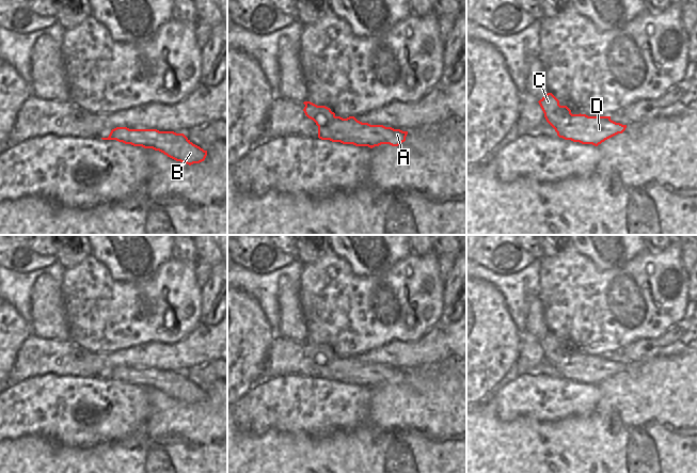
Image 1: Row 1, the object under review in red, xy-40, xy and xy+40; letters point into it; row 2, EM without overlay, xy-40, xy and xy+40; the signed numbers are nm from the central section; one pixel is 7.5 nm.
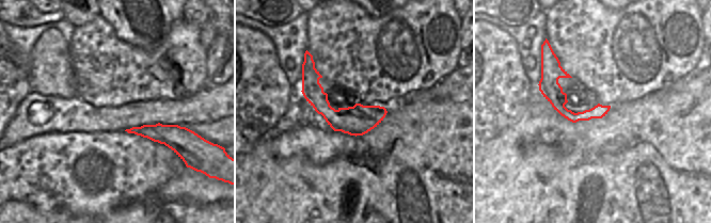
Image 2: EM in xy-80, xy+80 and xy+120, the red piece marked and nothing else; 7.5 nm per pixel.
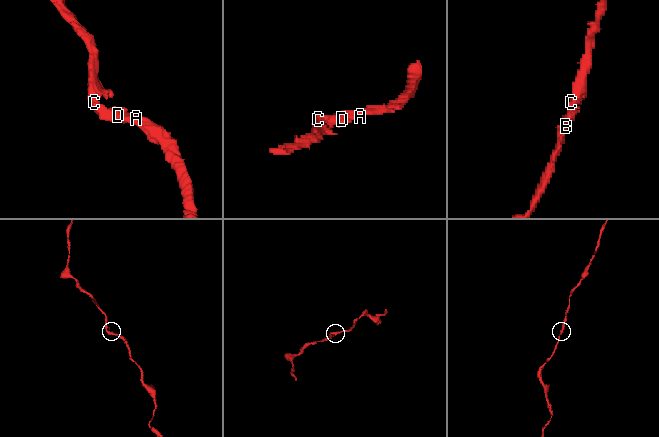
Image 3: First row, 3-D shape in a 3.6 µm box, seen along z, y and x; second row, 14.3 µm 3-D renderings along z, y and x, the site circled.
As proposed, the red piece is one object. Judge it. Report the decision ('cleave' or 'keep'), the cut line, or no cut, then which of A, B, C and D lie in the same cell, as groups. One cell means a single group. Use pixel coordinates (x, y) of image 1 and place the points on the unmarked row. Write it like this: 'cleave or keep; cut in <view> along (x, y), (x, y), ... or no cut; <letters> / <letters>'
keep; no cut; A B C D

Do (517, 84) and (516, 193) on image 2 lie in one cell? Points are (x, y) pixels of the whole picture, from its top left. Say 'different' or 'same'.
different

